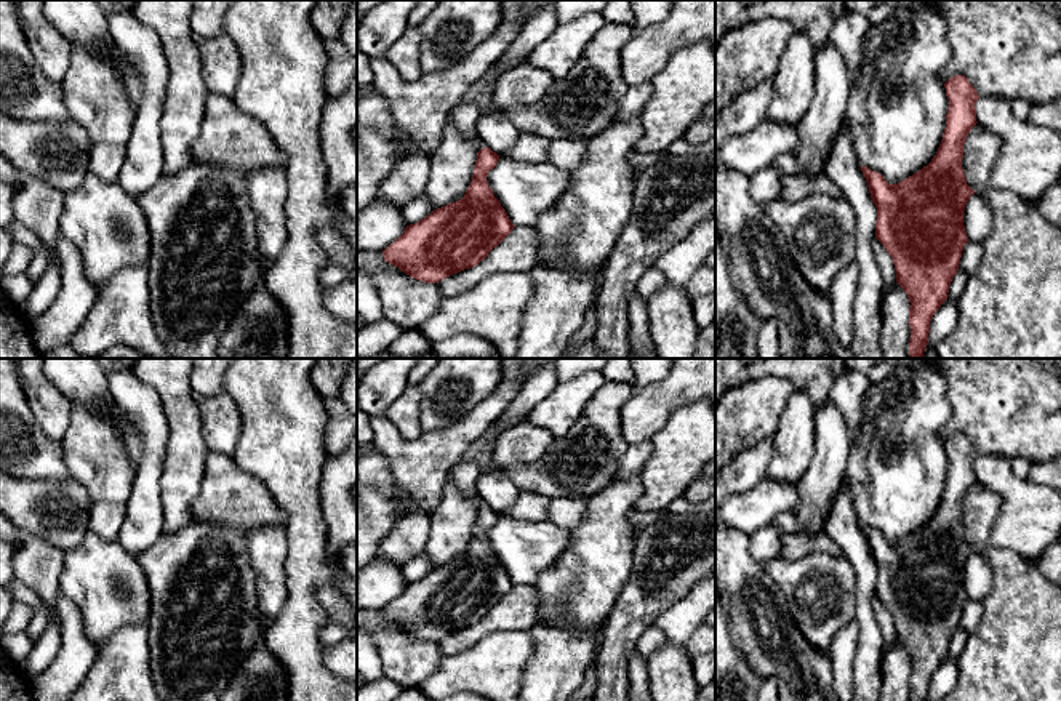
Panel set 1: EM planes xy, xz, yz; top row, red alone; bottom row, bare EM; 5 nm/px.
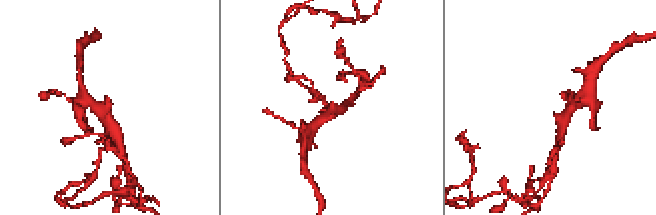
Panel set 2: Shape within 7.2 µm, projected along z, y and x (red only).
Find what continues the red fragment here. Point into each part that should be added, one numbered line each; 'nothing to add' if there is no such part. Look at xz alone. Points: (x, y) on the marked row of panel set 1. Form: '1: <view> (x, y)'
1: xz (464, 116)

